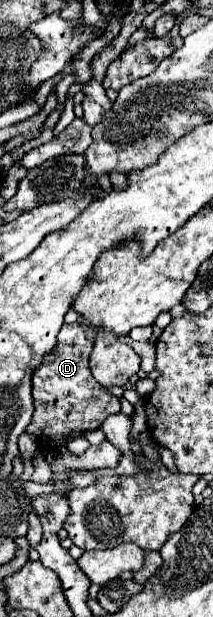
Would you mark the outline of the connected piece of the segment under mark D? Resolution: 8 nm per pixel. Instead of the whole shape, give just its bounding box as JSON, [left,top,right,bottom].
[27,323,121,445]

